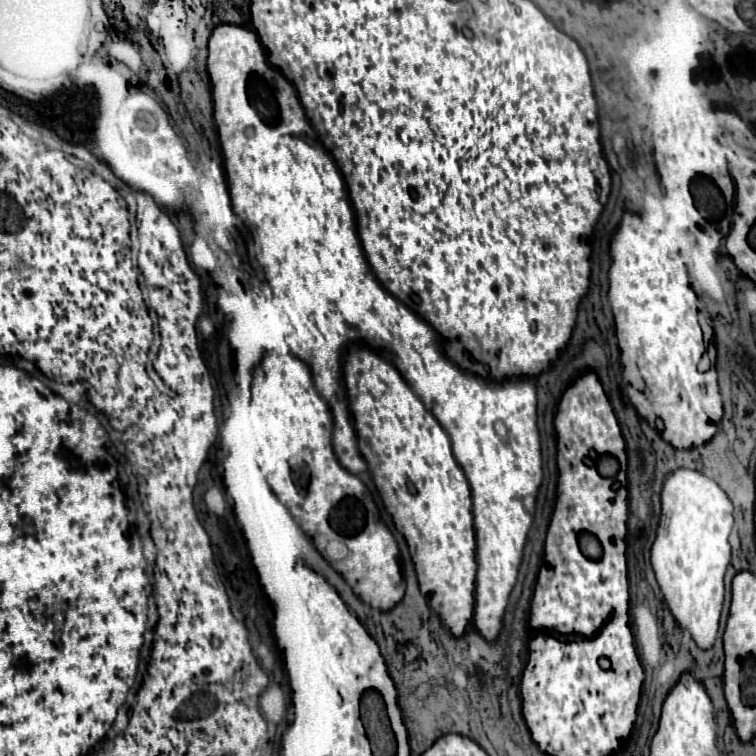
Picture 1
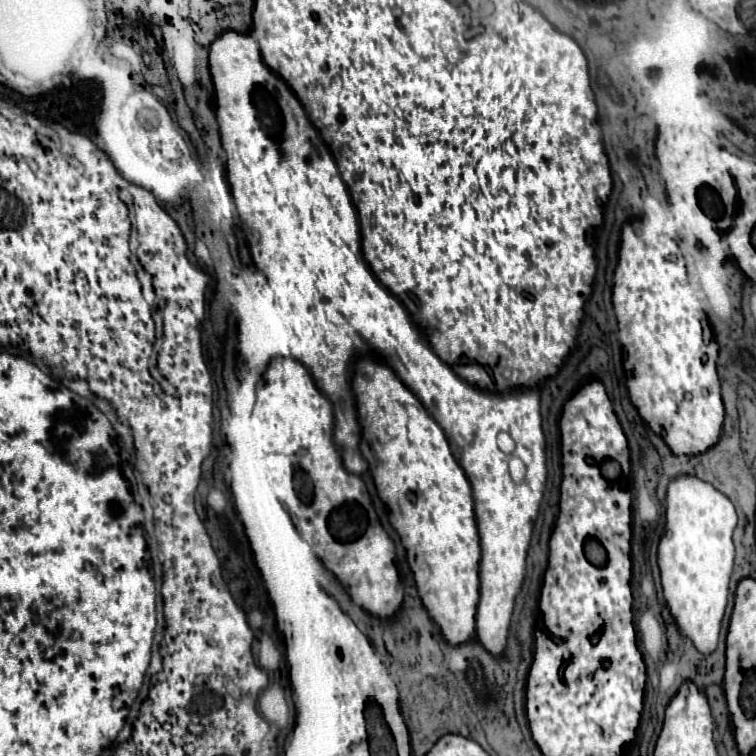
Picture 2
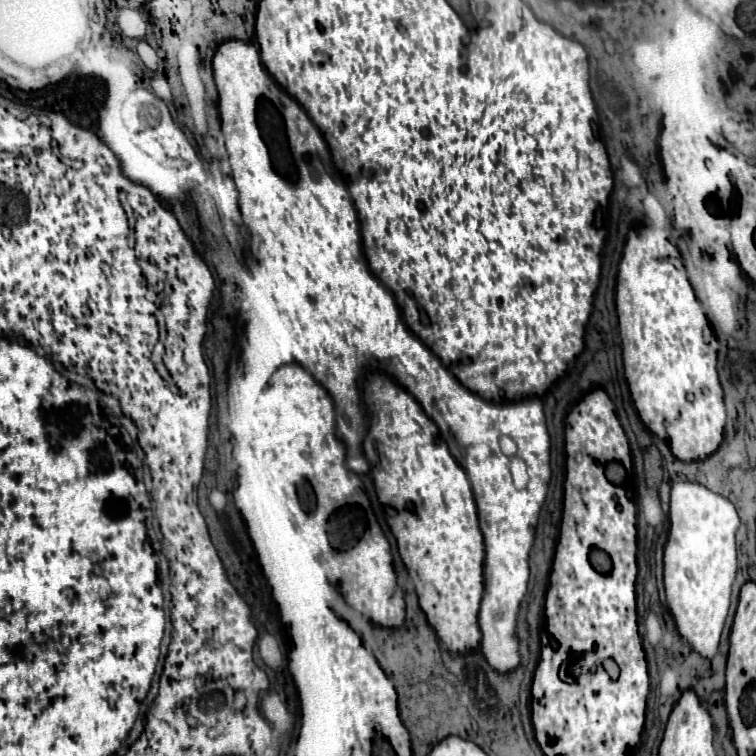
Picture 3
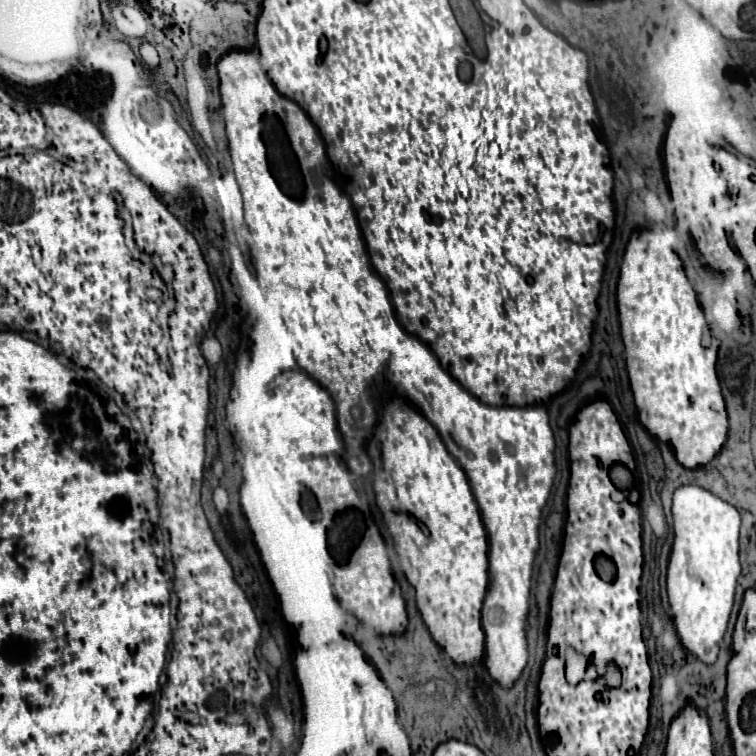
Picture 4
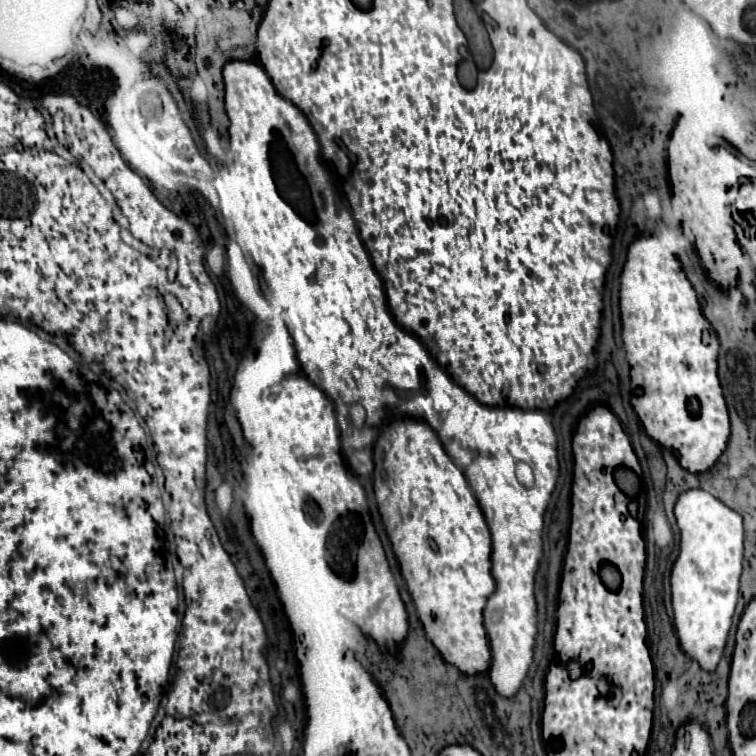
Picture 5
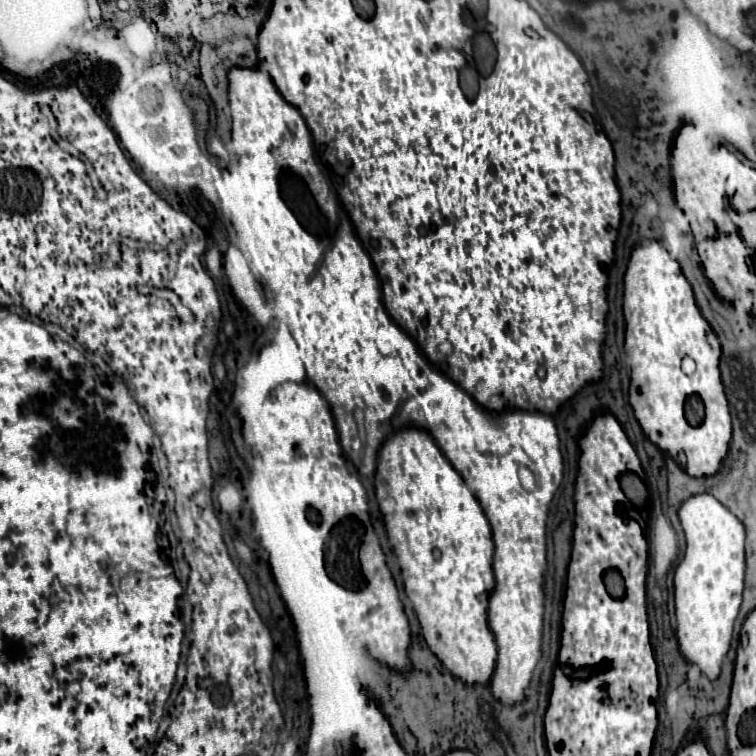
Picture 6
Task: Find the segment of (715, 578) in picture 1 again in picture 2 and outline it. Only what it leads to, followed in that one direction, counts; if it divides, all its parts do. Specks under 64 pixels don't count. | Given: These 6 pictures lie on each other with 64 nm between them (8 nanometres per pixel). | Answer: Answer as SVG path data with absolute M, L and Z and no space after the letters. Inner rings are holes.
M698 476L674 478L666 490L666 528L658 542L658 568L666 604L680 628L702 654L716 650L720 622L734 566L732 532L736 510L728 496Z

